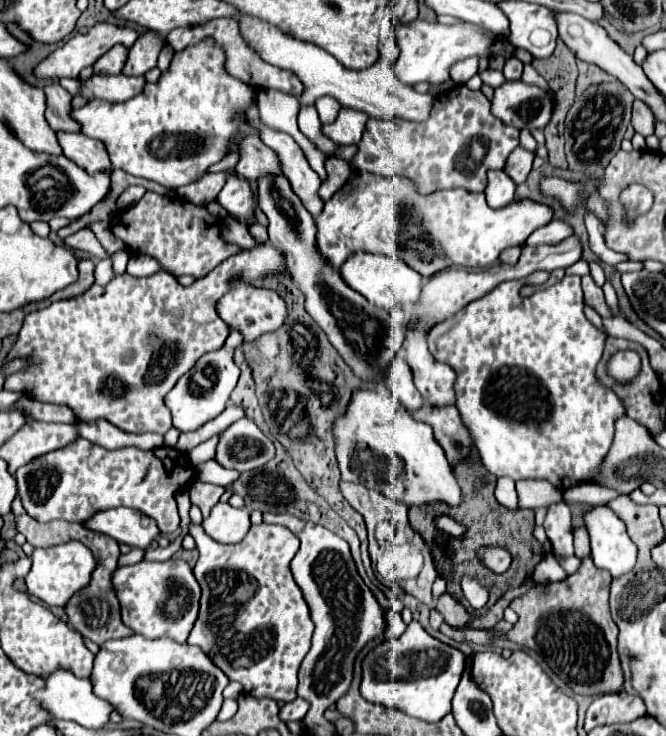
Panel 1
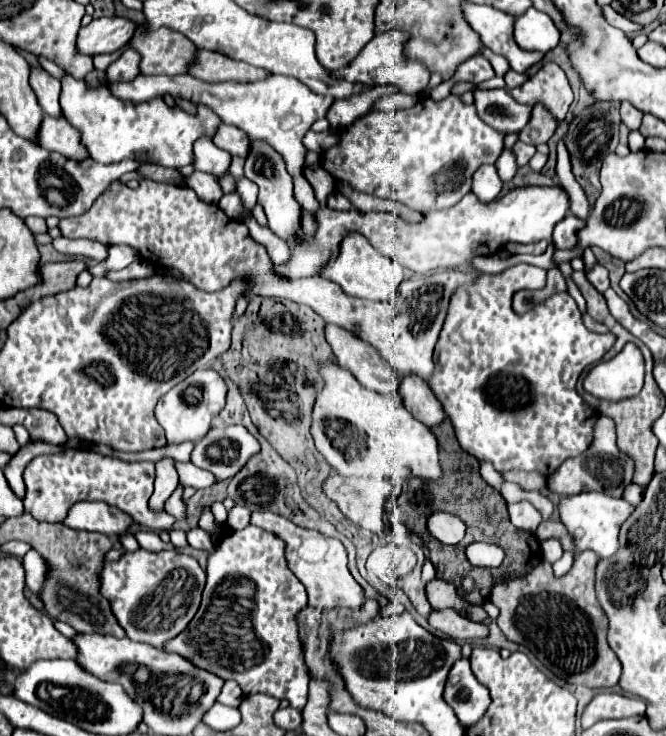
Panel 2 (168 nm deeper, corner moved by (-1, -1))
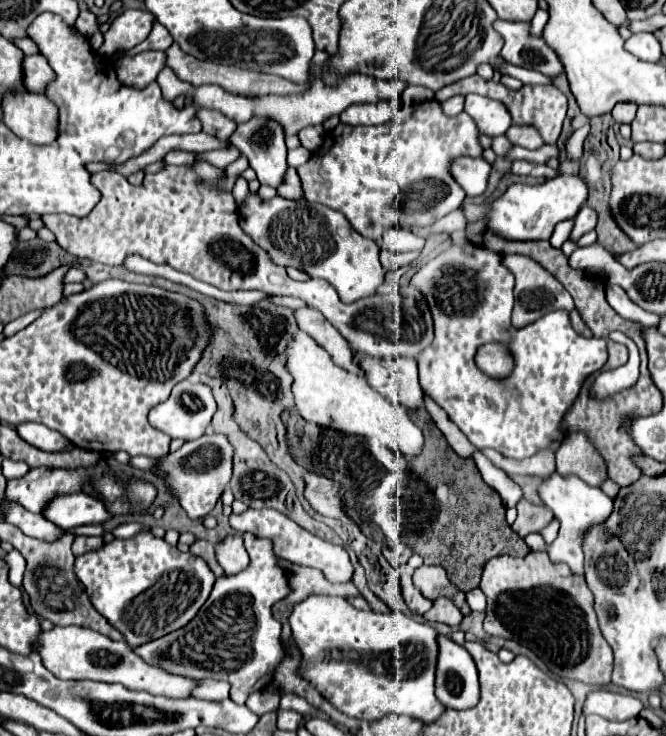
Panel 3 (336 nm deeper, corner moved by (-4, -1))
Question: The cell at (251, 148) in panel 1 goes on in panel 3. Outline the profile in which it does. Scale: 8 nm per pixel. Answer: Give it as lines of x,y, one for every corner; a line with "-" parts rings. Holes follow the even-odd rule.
198,109
198,111
196,111
196,117
200,119
204,133
216,135
216,137
220,137
222,141
230,139
230,135
232,135
234,129
236,129
236,123
234,123
232,119
224,117
222,113
216,113
214,109

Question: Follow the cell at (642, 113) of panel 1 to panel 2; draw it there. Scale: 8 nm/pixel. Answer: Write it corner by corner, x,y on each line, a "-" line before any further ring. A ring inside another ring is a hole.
629,101
621,103
621,121
629,129
639,129
641,127
641,117
643,117
643,113
639,109
635,109
633,105
629,105

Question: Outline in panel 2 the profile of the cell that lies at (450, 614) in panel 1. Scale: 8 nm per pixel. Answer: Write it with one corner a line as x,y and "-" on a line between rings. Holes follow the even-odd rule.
435,579
435,581
427,583
427,599
429,599
431,607
437,611
451,607
457,613
463,613
463,609
465,609
465,601
457,595
455,585
451,585
443,579

